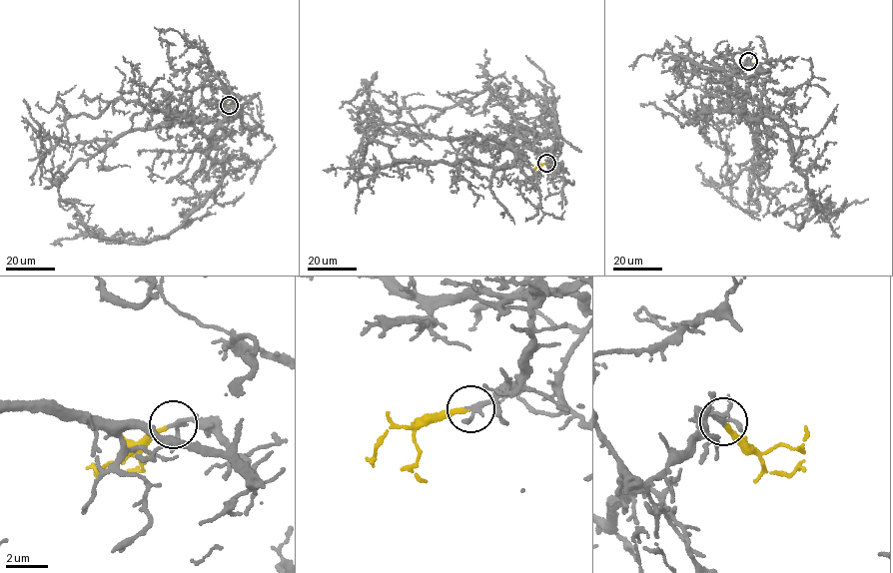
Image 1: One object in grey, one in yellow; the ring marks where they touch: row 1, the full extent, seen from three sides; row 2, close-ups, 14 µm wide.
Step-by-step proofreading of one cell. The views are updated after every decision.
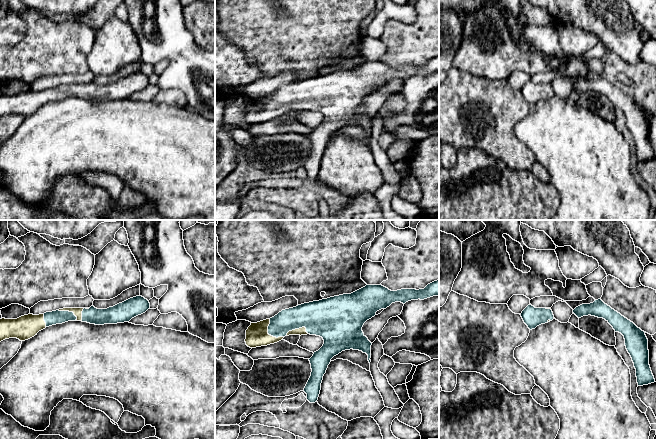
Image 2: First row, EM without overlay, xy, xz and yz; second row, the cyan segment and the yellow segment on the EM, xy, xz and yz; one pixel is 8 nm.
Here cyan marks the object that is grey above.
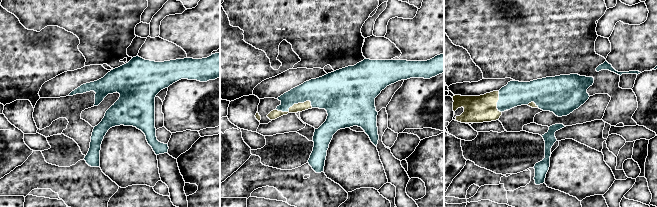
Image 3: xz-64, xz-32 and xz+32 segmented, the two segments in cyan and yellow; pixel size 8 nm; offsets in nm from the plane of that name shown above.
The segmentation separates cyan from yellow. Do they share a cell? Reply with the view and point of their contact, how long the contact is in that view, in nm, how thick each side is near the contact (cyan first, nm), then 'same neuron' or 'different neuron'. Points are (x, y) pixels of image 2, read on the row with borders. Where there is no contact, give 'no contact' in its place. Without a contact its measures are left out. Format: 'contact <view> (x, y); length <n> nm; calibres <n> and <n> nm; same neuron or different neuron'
contact xz (269, 334); length 190 nm; calibres 180 and 180 nm; same neuron

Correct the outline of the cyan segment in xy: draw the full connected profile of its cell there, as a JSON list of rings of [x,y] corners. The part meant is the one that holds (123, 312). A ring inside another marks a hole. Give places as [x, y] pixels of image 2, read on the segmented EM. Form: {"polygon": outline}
{"polygon": [[[142,296],[130,298],[107,309],[63,308],[44,314],[28,314],[17,319],[0,319],[0,342],[17,338],[28,340],[46,327],[68,321],[82,321],[95,325],[117,324],[129,322],[132,318],[145,313],[150,303]]]}

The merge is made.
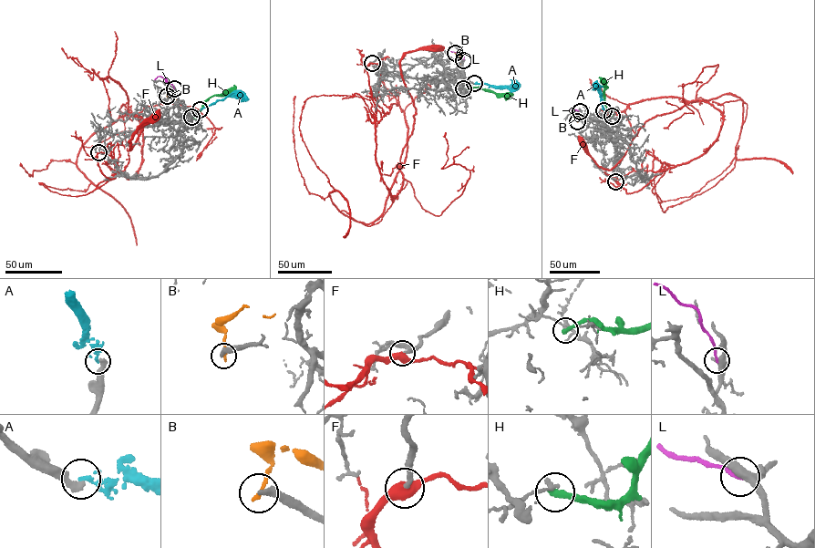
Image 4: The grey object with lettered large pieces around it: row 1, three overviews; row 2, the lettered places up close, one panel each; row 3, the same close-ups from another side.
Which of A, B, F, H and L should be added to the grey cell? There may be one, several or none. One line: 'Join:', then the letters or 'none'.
Join: A

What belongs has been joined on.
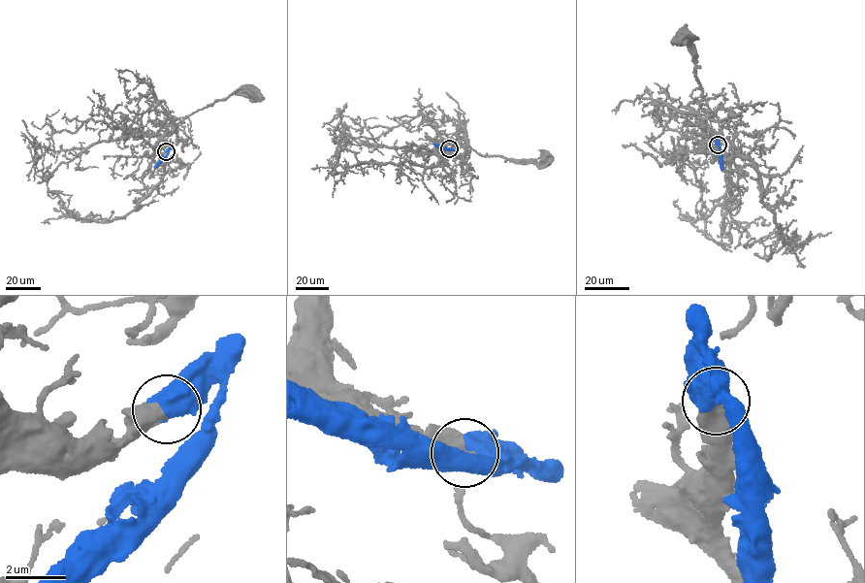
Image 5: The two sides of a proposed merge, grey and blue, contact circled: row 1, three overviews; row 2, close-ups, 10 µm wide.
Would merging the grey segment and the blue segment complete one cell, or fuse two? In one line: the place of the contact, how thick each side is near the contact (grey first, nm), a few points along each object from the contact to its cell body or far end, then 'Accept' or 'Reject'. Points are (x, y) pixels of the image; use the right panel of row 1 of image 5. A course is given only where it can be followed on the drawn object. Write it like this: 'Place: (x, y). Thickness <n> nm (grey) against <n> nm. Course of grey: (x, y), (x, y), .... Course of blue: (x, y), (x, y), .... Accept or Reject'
Place: (718, 145). Thickness 650 nm (grey) against 700 nm. Course of grey: (718, 145), (715, 151), (705, 149), (698, 109), (702, 91), (689, 48), (691, 41), (685, 38). Course of blue: (718, 145), (721, 170). Accept

